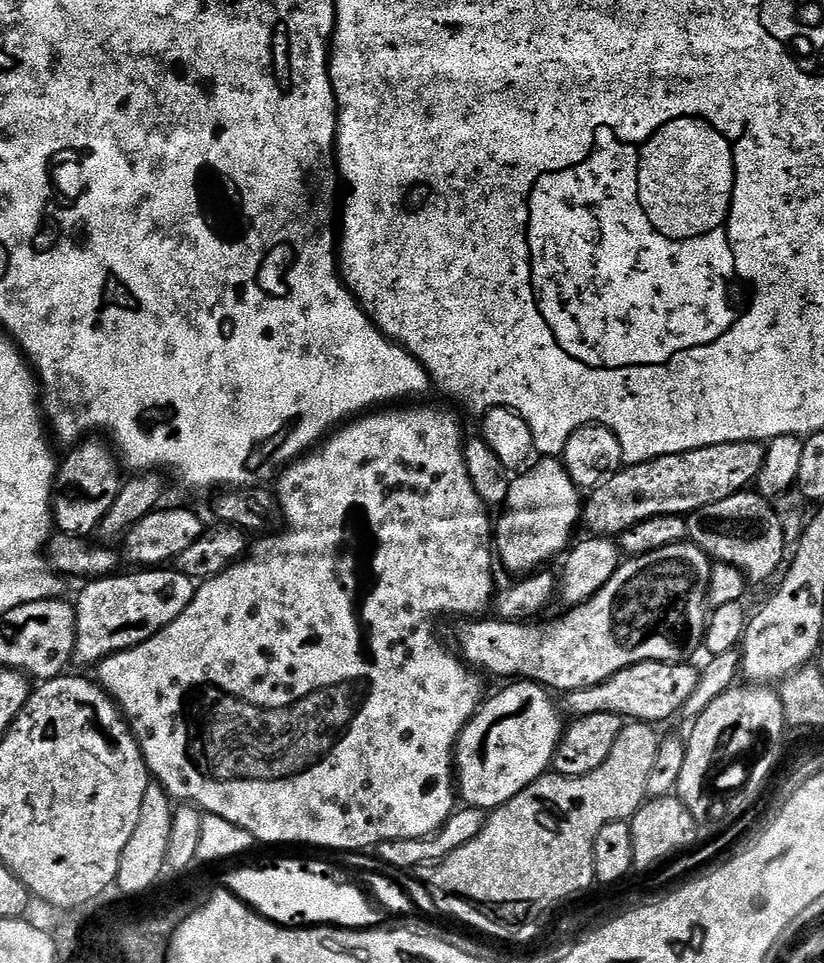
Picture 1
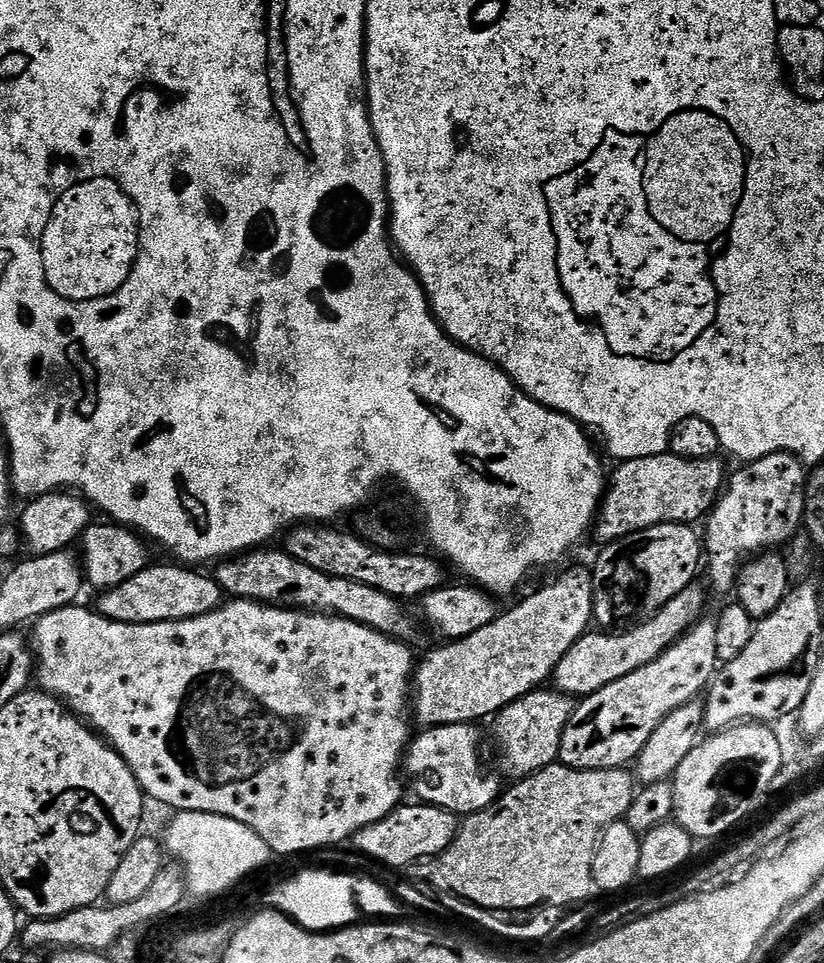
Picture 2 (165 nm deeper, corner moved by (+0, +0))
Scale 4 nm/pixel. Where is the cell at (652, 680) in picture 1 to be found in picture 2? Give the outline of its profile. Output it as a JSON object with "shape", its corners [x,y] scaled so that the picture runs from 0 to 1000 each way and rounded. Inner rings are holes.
{"shape":[[[654,714],[617,731],[598,747],[602,766],[612,781],[612,795],[623,809],[636,809],[676,792],[681,764],[695,741],[699,729],[672,714]]]}

